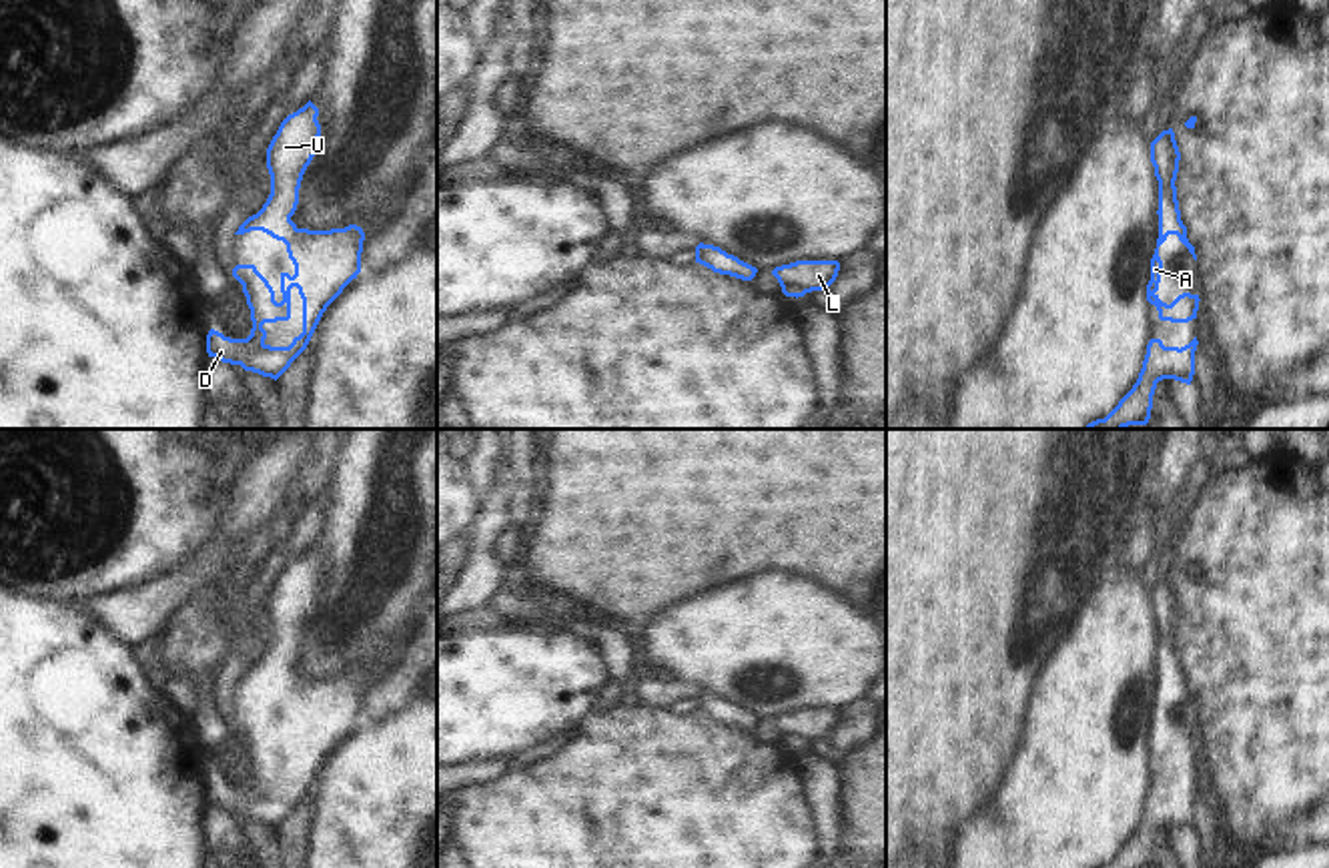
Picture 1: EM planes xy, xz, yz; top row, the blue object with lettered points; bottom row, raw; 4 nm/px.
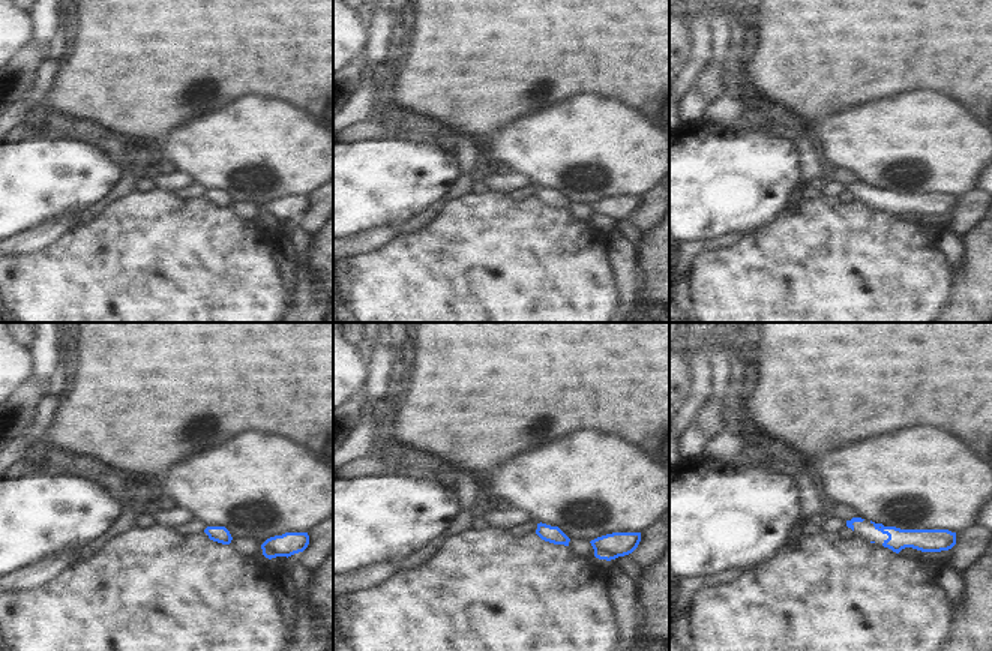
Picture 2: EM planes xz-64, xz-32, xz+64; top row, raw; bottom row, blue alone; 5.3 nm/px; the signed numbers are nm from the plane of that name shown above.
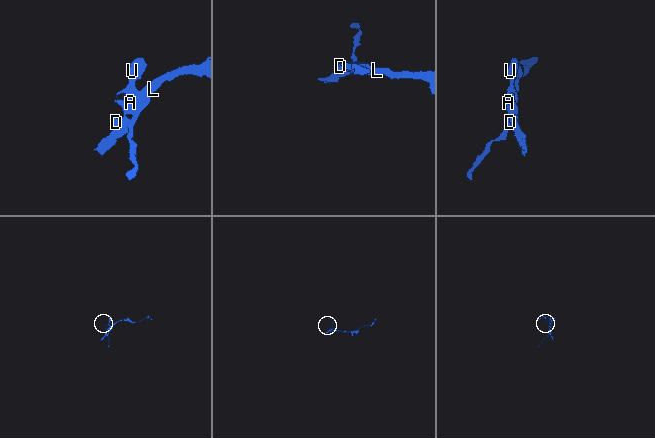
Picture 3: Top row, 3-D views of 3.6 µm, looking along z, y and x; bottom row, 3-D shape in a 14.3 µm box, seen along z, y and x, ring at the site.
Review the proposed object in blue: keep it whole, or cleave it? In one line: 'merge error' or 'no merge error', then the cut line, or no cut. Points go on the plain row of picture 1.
no merge error; cut none

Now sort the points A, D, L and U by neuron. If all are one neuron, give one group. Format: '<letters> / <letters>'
A D L U

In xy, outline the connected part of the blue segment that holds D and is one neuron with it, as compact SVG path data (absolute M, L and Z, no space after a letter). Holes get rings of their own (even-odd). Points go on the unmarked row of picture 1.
M309 549L289 563L267 597L271 643L263 658L249 666L235 684L263 680L287 694L295 724L281 722L283 750L255 714L237 714L233 726L243 734L251 758L253 778L247 788L231 788L210 778L206 802L223 812L241 814L245 820L279 828L307 798L323 762L361 722L365 682L357 674L331 680L299 678L291 666L299 654L299 637L315 605L321 585L319 557ZM291 738L303 748L303 782L289 796L265 792L265 772L291 768Z

